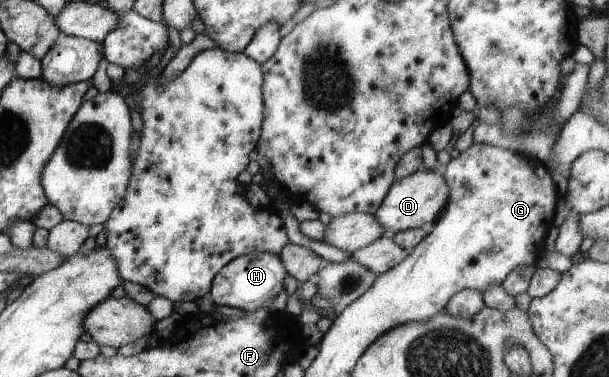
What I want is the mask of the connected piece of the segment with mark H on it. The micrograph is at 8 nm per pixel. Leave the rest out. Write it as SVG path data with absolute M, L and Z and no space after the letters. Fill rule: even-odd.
M270 252L245 253L236 256L219 269L219 272L212 278L208 296L213 305L239 308L245 313L250 313L267 306L281 290L284 290L283 278L286 274L287 271L278 255Z

